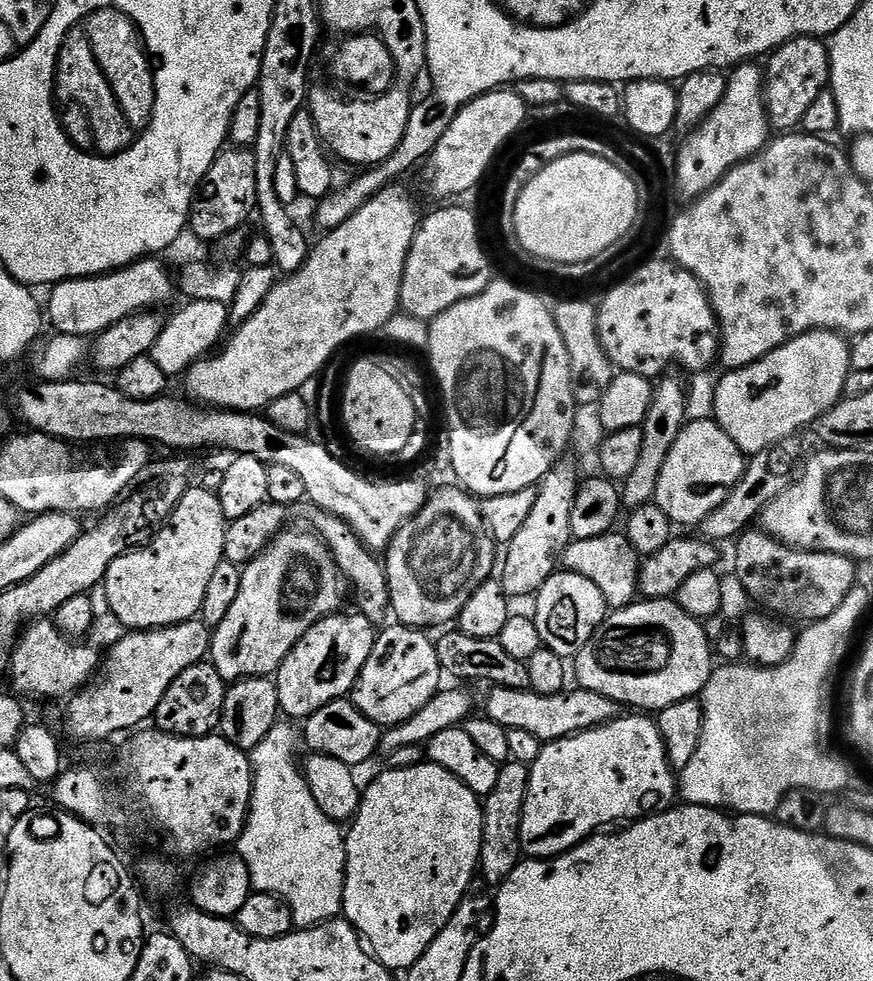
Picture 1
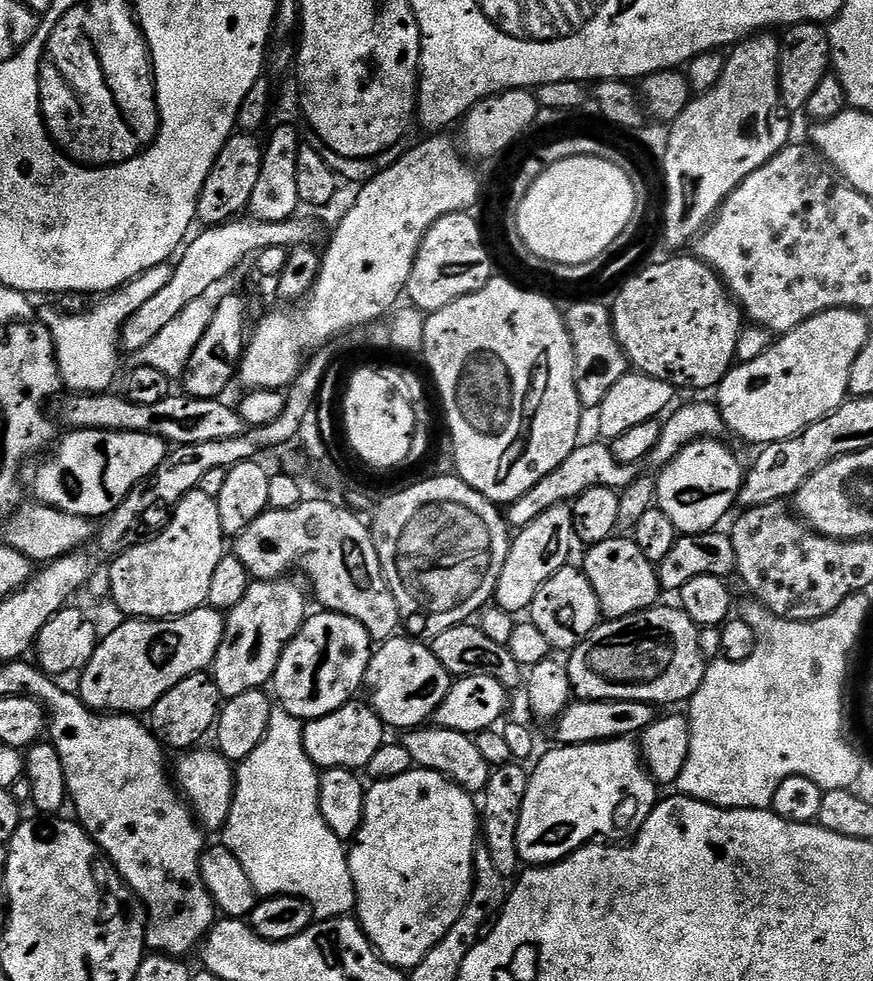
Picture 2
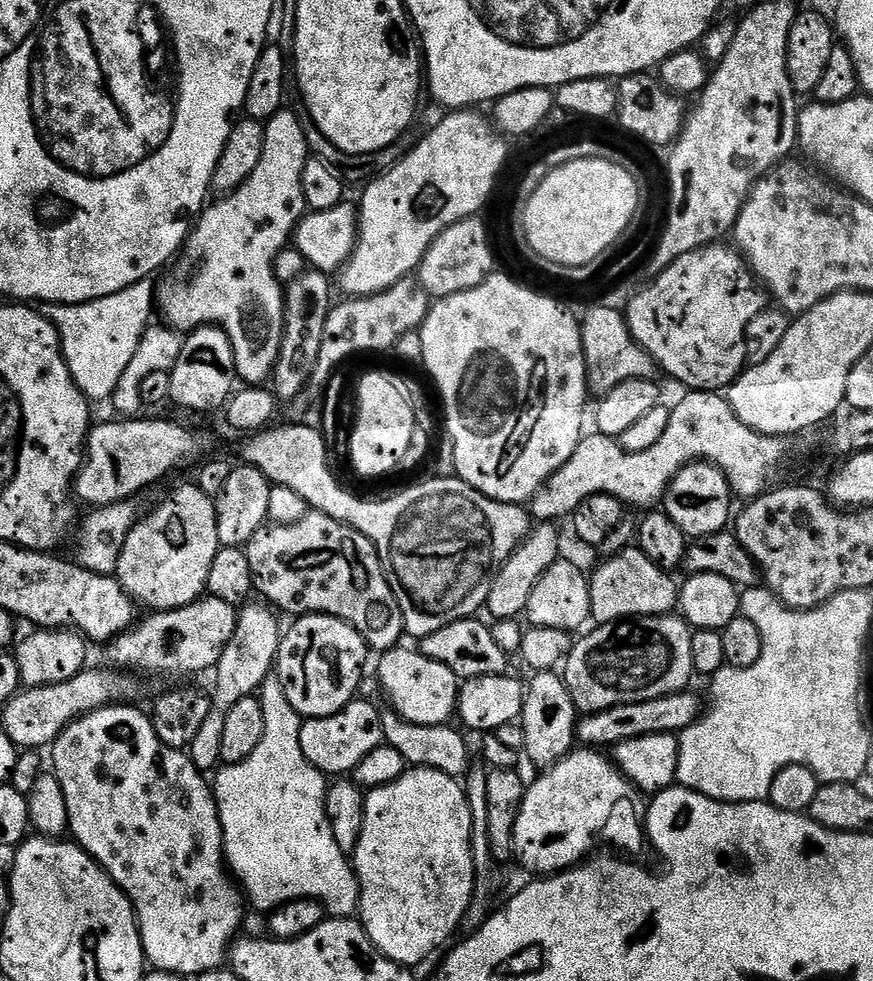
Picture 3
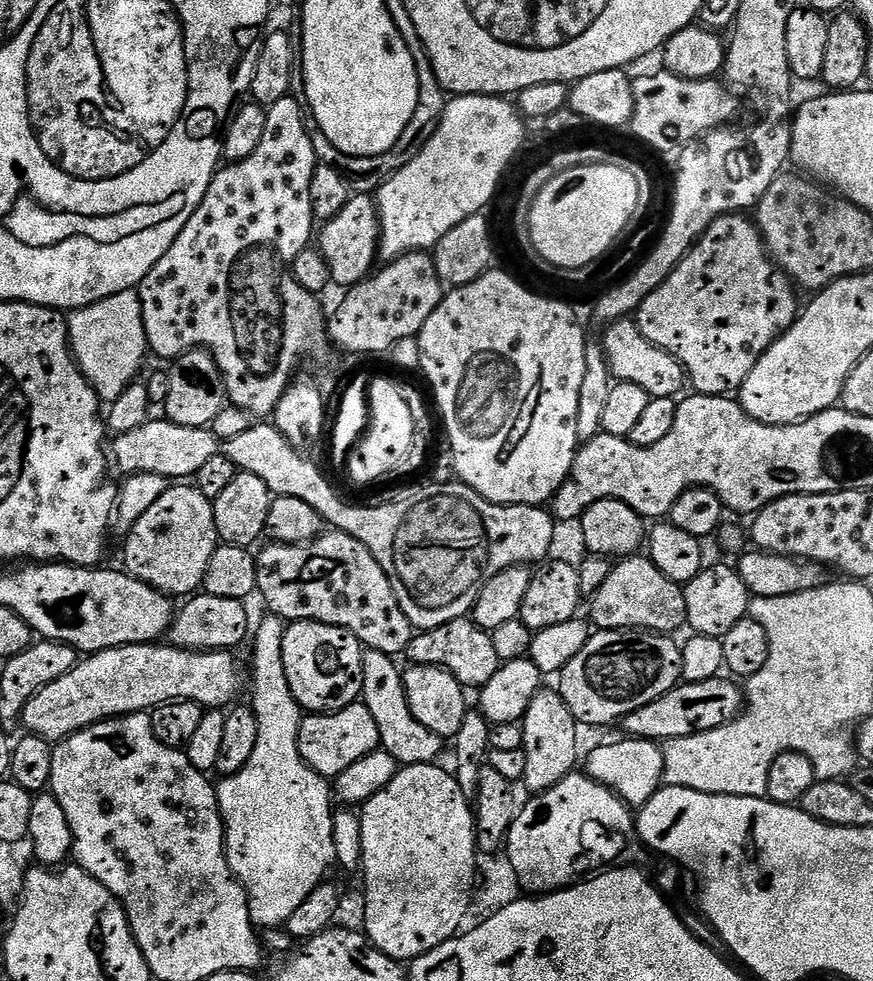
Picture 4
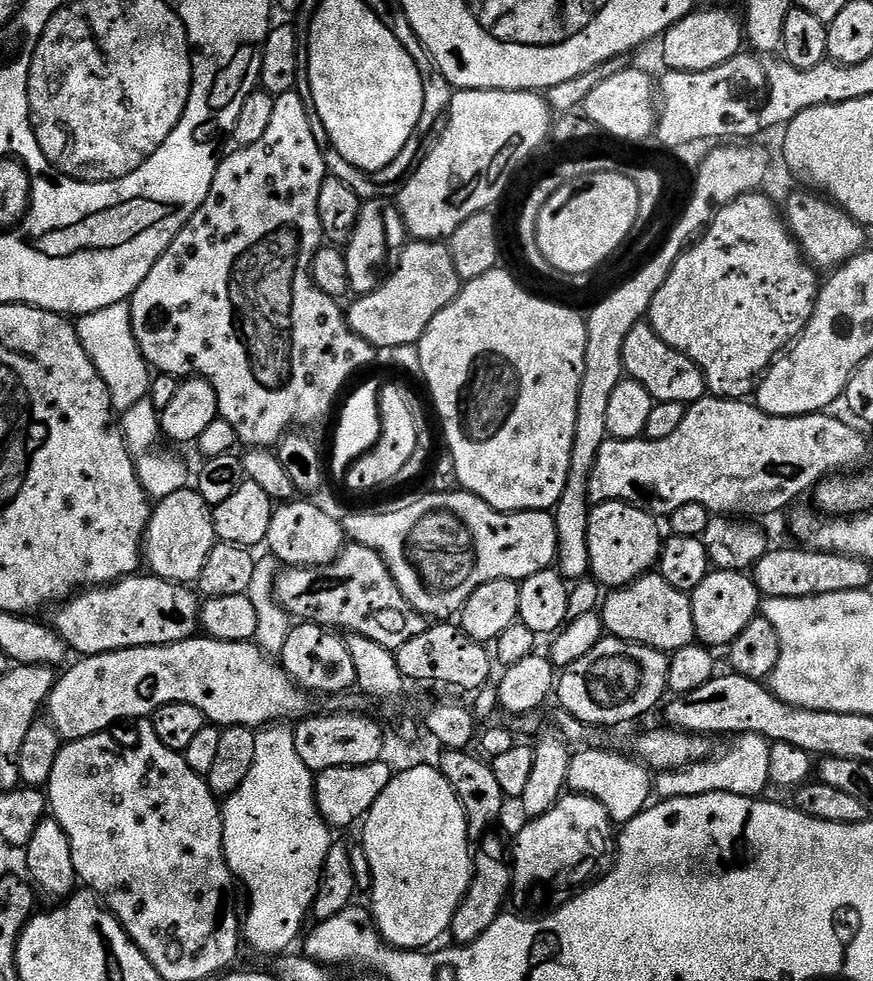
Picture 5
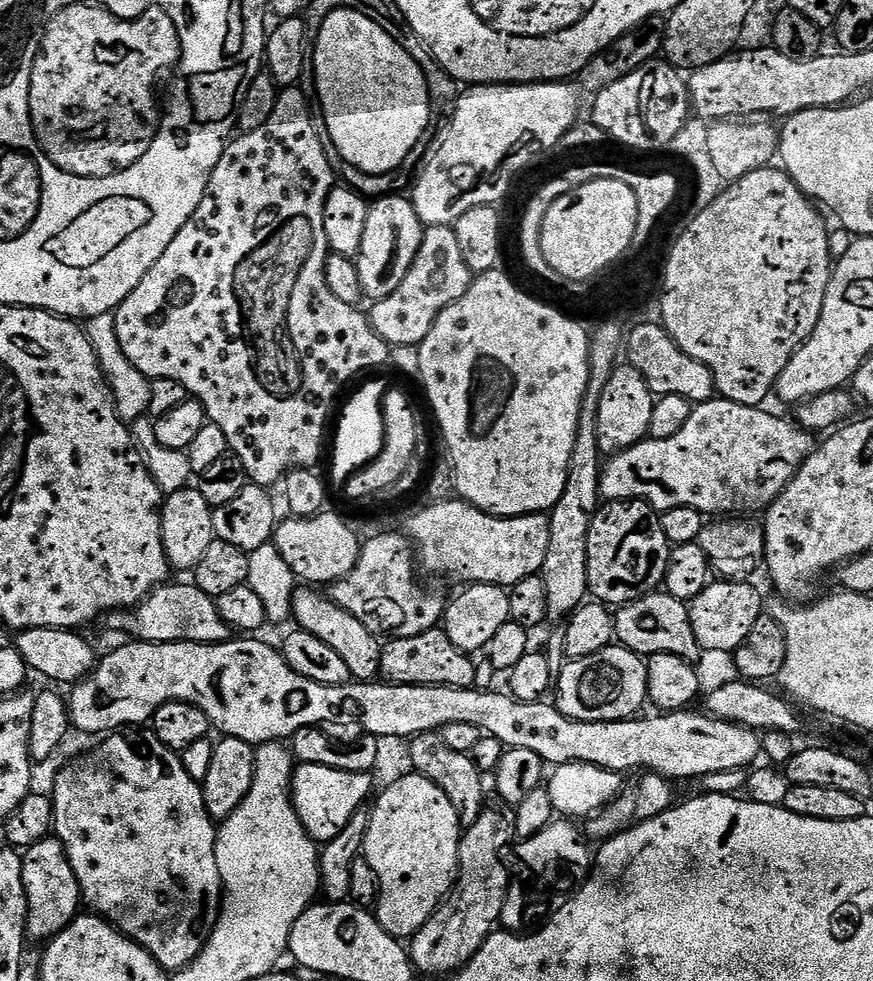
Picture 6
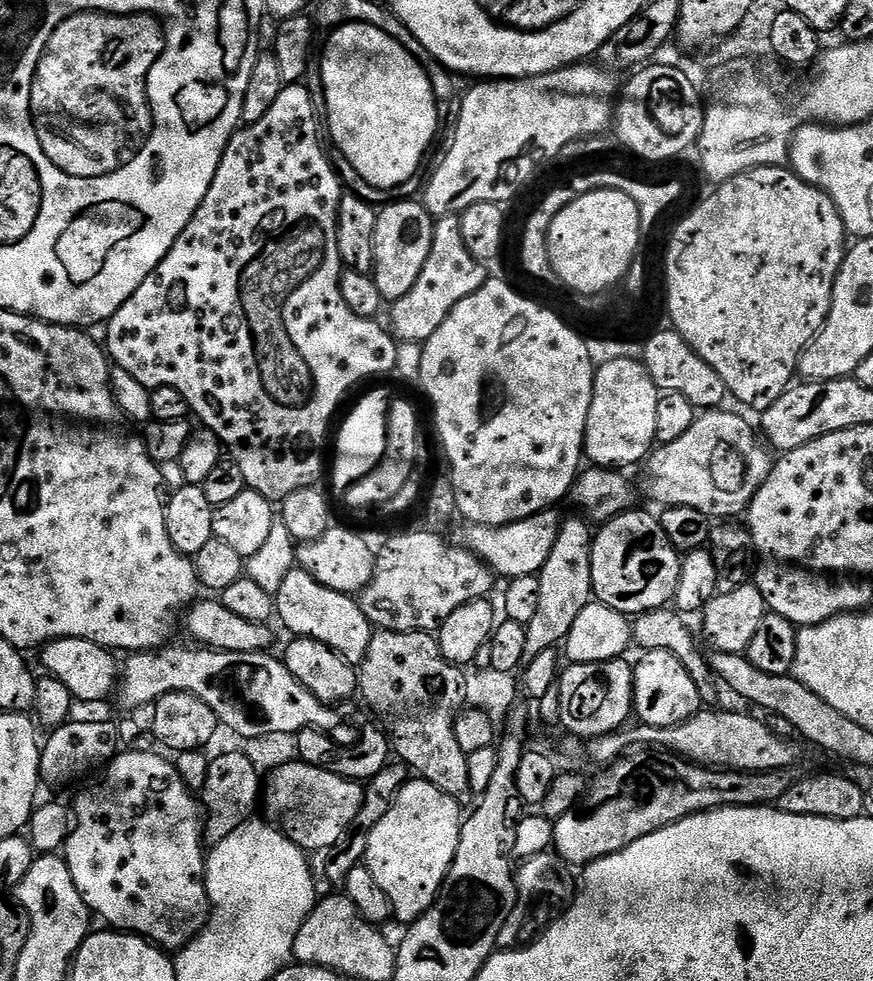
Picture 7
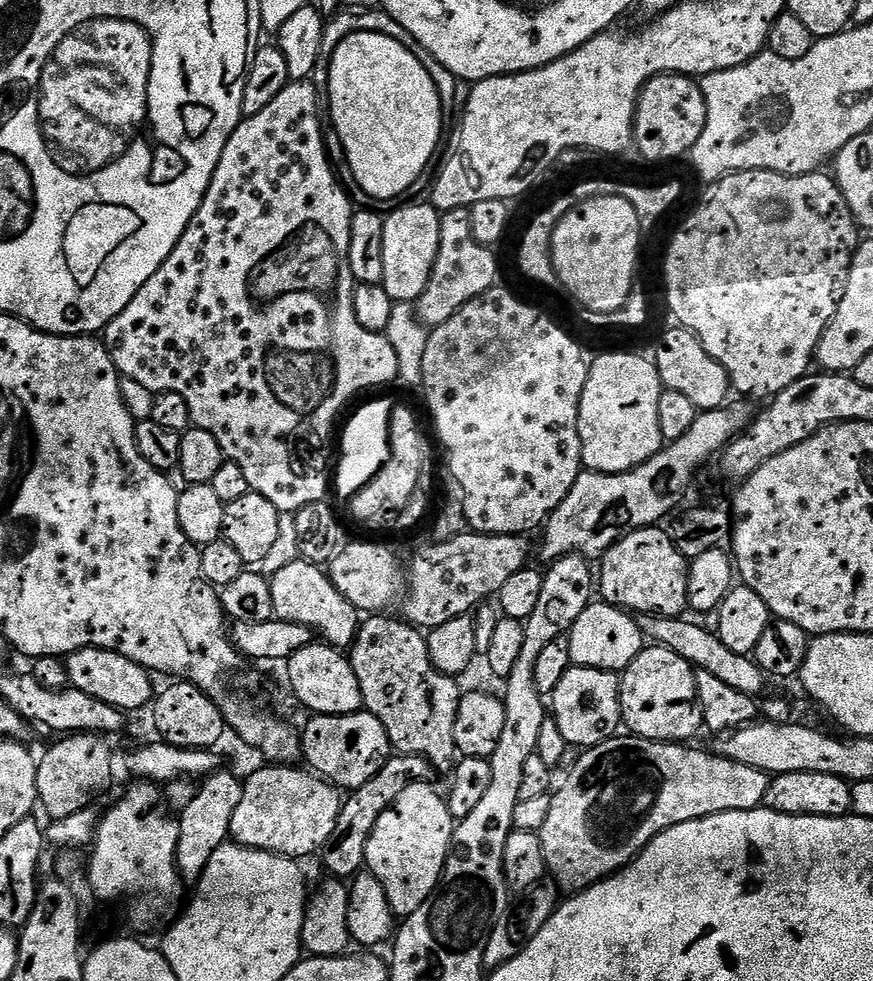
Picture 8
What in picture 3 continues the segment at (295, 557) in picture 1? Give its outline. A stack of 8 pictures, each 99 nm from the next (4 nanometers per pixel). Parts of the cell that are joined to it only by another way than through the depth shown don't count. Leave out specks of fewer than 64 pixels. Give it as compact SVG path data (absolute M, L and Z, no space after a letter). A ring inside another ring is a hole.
M249 603L236 617L234 638L230 638L222 658L214 669L216 689L211 689L210 692L212 702L210 715L207 716L206 723L198 730L194 742L190 742L190 746L186 749L194 766L198 766L198 770L205 774L221 767L222 733L226 726L226 714L230 714L230 710L234 710L234 705L242 702L242 698L259 693L265 678L273 675L274 672L276 655L280 649L282 627L280 628L279 622L276 621L275 611L269 610L263 603L260 603L261 605L256 603Z

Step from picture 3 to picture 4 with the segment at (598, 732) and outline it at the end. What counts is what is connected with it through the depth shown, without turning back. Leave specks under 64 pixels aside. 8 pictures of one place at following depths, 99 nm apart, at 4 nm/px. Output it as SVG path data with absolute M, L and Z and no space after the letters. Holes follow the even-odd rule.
M717 678L693 684L681 683L666 694L662 694L662 698L625 716L622 721L622 727L628 731L625 733L638 740L663 742L674 738L686 738L699 732L709 732L715 728L726 726L744 711L746 696L741 685L735 679L724 679Z

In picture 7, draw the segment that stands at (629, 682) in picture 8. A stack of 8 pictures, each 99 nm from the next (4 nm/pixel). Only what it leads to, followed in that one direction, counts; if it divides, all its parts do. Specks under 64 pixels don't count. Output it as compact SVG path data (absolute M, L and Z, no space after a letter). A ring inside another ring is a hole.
M659 648L653 652L645 651L640 661L635 661L632 677L634 694L632 707L634 716L641 725L649 728L677 728L696 712L701 711L702 701L694 678L686 671L686 666L666 650Z

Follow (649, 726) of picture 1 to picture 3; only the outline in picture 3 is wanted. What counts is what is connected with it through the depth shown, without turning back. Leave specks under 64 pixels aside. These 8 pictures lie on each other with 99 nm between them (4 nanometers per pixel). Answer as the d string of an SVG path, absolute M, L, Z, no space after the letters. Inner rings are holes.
M573 750L569 752L565 760L552 768L547 769L536 781L527 785L524 793L525 813L540 812L533 822L532 828L527 822L521 822L516 826L515 859L520 859L520 864L532 874L555 874L563 872L573 866L579 865L589 855L595 844L612 844L621 848L624 852L640 852L646 848L646 800L639 788L633 786L628 779L620 773L611 759L608 760L600 750ZM580 812L580 832L564 832L564 824L572 820L572 816Z

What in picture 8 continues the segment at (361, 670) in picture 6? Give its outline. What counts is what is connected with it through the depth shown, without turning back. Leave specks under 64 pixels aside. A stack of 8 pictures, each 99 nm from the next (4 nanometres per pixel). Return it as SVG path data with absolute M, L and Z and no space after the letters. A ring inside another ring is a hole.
M301 558L290 562L290 566L282 566L282 570L278 570L278 574L270 577L270 598L274 598L275 619L298 622L319 635L321 632L324 635L321 637L333 648L351 649L356 637L356 630L362 623L361 613L333 586L331 575L321 565L312 564L309 560Z

